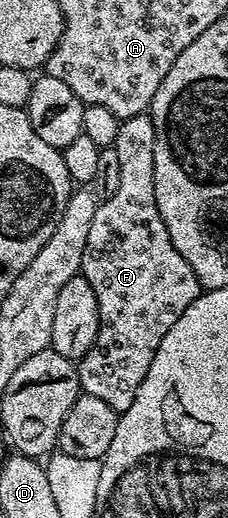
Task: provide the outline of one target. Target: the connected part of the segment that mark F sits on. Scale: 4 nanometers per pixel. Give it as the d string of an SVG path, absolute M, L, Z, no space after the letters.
M151 113L123 119L115 147L122 172L120 182L114 196L103 199L97 205L94 220L90 220L90 233L86 235L86 248L80 265L84 278L90 280L90 288L94 288L94 296L98 296L100 327L90 352L80 359L78 369L83 393L98 396L98 400L110 404L110 408L123 412L134 404L138 384L146 380L150 360L154 360L158 344L162 344L162 336L166 336L166 332L170 332L172 325L178 321L178 316L194 304L196 297L202 293L202 287L198 276L194 276L194 268L190 268L190 264L182 260L178 248L170 244L170 232L166 232L166 224L162 224L162 216L154 200L154 124Z

